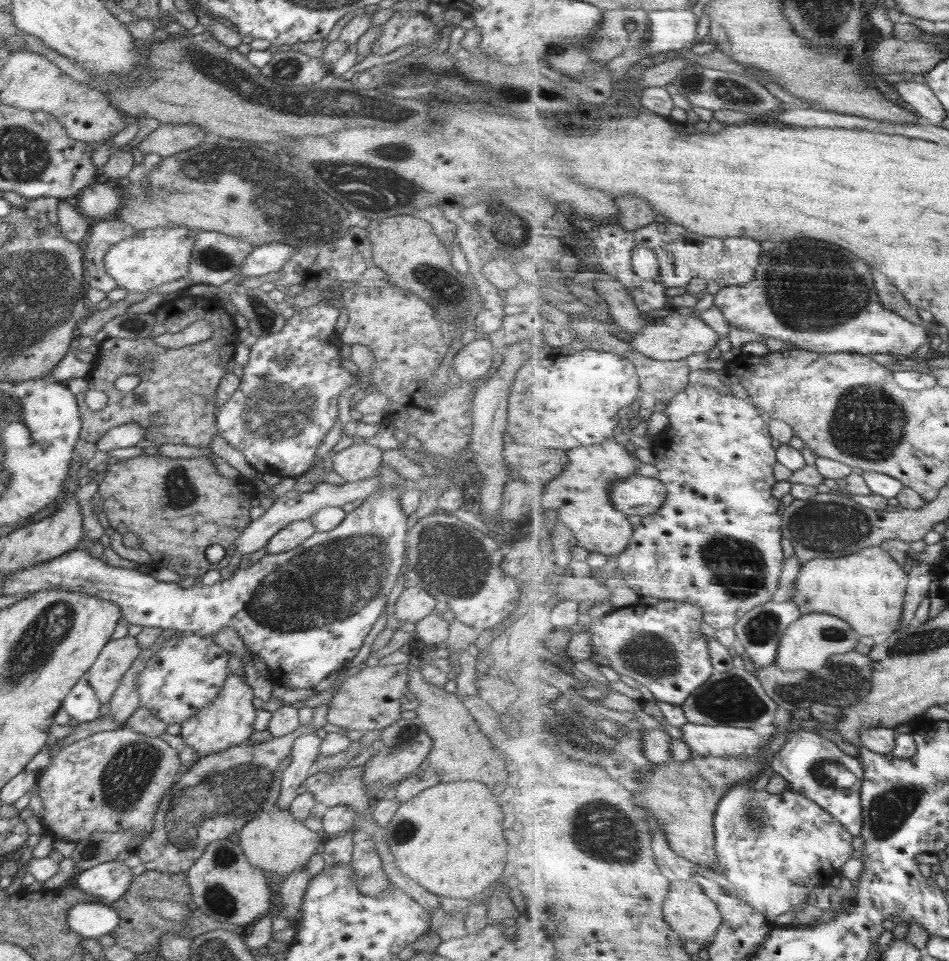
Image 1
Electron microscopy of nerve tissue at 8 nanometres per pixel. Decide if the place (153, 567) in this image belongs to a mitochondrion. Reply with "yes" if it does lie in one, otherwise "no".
no

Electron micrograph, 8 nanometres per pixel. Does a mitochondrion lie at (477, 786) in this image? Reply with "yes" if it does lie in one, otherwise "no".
no

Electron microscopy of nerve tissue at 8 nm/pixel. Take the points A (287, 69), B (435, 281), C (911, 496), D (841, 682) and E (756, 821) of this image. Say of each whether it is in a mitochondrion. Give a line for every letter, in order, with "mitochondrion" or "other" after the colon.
A: mitochondrion
B: mitochondrion
C: other
D: mitochondrion
E: mitochondrion

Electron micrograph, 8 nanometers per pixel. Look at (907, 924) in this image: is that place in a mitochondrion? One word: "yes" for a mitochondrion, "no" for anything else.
no

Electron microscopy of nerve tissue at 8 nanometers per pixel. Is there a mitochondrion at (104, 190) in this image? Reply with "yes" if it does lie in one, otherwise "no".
no

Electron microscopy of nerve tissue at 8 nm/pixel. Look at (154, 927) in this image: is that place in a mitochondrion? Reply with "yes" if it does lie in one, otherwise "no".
no

